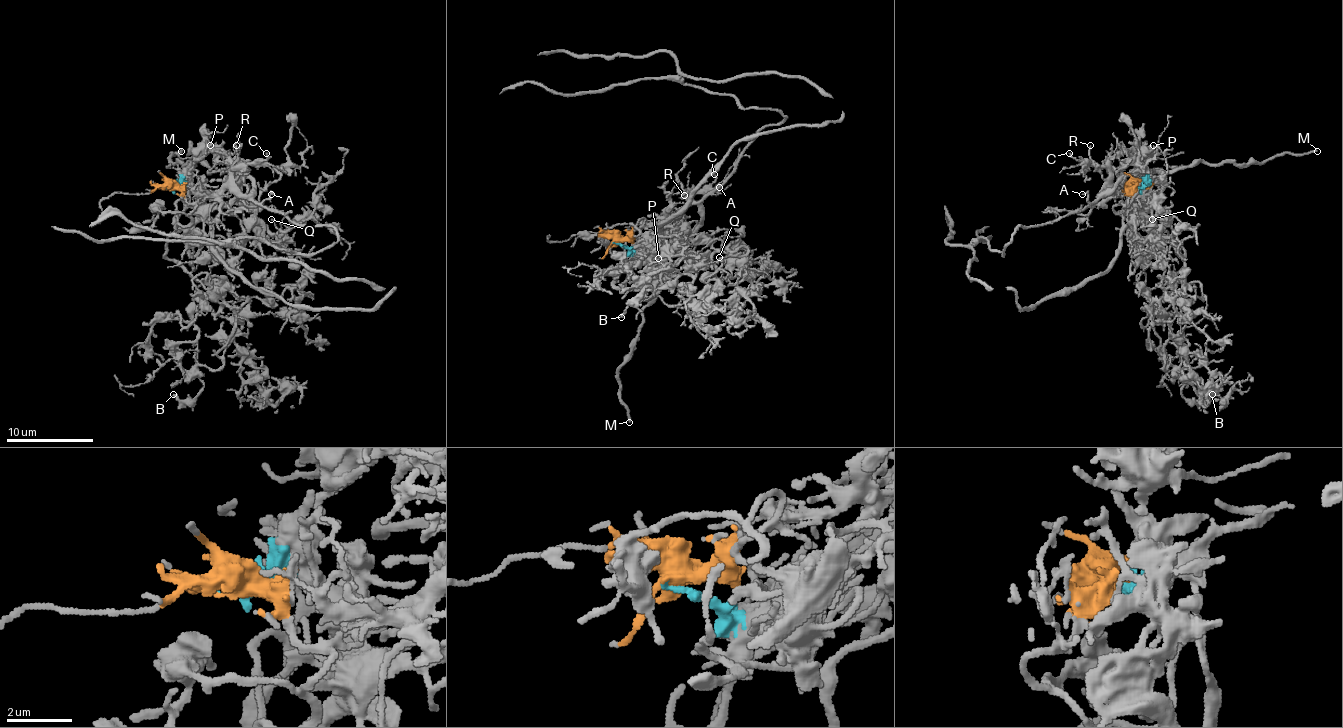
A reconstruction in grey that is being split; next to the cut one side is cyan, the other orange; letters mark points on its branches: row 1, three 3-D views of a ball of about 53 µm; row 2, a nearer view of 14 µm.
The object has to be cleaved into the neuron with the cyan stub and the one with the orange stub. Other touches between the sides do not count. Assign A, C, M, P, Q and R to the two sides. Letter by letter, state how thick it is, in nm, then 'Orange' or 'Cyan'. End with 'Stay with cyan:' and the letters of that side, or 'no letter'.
A: Thickness 130 nm. Cyan
C: Thickness 140 nm. Cyan
M: Thickness 220 nm. Cyan
P: Thickness 110 nm. Cyan
Q: Thickness 120 nm. Orange
R: Thickness 140 nm. Cyan
Stay with cyan: A, C, M, P, R

